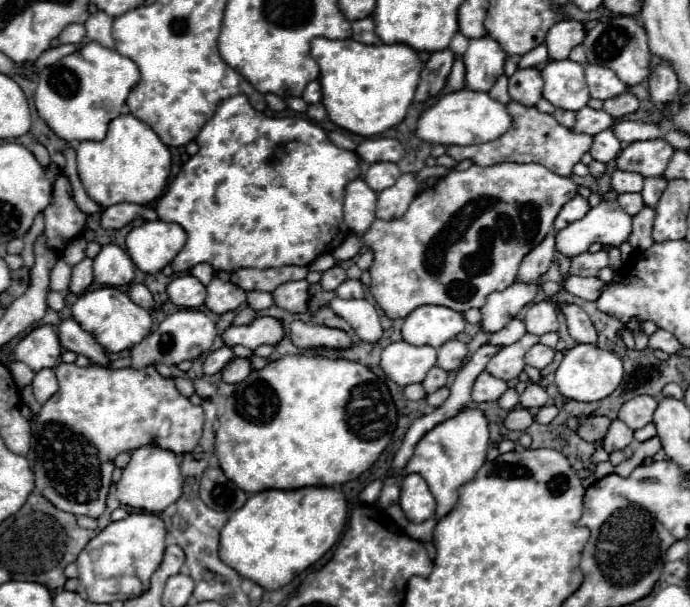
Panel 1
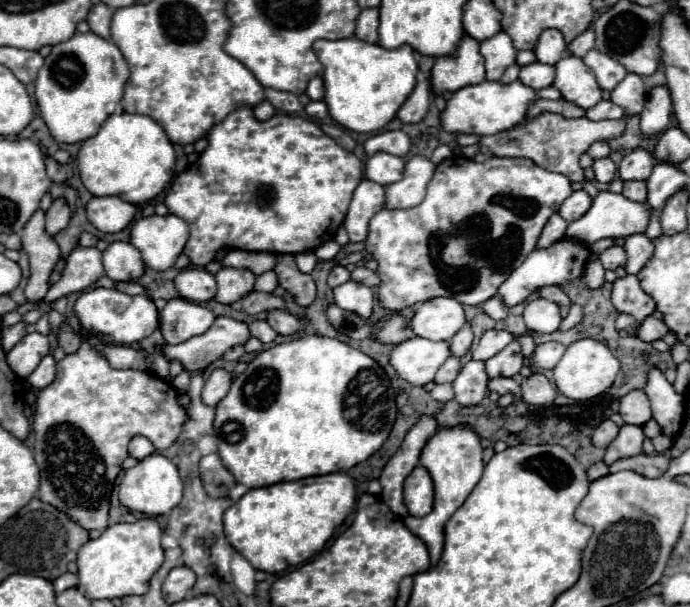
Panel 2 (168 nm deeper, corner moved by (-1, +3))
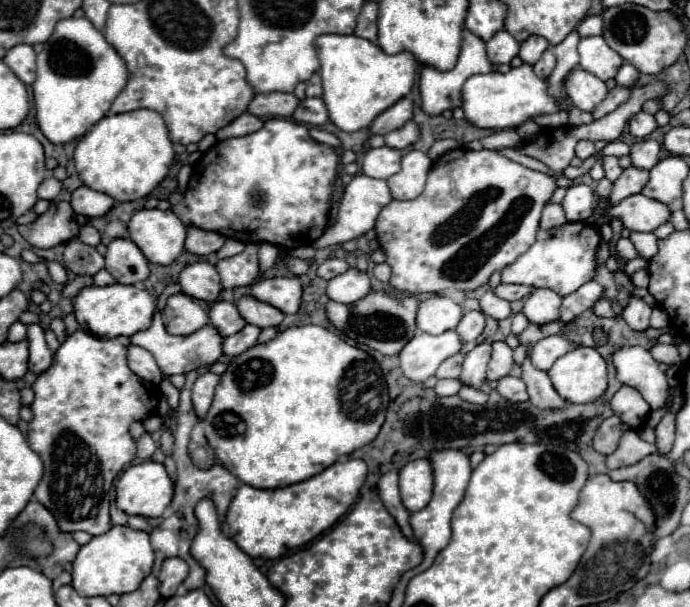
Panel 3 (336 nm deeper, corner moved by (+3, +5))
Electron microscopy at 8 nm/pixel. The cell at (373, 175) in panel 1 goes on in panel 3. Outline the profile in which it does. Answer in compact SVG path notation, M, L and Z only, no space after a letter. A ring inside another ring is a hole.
M382 146L382 148L370 148L362 158L362 172L370 178L390 178L400 170L402 152Z

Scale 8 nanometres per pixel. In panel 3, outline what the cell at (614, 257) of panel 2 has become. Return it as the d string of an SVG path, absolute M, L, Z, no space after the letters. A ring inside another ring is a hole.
M618 238L618 242L616 242L616 254L618 254L622 260L638 258L638 252L636 252L634 244L632 244L628 238Z

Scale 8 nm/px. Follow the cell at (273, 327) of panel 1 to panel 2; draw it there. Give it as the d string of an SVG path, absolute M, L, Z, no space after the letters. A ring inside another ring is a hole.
M216 318L206 334L194 336L192 340L176 346L164 346L164 356L168 360L180 360L186 370L202 370L218 360L228 348L246 344L248 340L250 330L246 322L234 318Z

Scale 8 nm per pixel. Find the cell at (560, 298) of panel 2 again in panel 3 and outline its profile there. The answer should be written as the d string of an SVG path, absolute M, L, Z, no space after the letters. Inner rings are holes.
M498 284L494 288L494 294L512 302L512 300L522 300L522 296L528 296L530 292L534 292L532 286L518 286L518 284Z

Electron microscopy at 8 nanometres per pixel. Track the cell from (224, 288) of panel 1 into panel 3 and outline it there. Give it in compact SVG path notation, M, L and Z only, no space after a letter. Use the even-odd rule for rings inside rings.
M256 242L246 244L246 248L230 258L218 260L216 268L222 278L222 288L236 288L236 286L248 286L260 276L258 268L258 246Z

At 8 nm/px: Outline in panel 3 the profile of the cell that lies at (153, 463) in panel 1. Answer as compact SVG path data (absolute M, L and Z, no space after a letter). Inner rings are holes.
M146 460L130 466L116 484L116 506L130 516L158 518L172 500L172 480L166 468Z

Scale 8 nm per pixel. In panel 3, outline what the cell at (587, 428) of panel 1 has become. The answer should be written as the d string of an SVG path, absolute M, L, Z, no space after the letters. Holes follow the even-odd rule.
M610 416L610 418L606 418L606 420L600 424L600 428L598 428L596 436L594 436L594 450L596 450L596 452L608 456L608 454L612 454L612 452L618 448L618 442L620 442L620 438L622 438L622 428L620 428L620 424L622 424L622 422L620 422L618 416Z

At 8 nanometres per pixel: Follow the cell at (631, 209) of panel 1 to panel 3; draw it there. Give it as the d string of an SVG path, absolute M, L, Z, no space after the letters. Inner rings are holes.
M636 166L626 168L622 172L622 176L614 182L614 188L612 188L612 194L610 194L608 202L618 204L628 196L638 194L646 186L646 182L648 182L648 172L646 170L638 170Z

